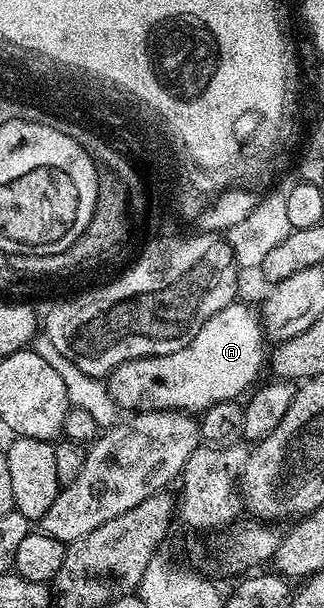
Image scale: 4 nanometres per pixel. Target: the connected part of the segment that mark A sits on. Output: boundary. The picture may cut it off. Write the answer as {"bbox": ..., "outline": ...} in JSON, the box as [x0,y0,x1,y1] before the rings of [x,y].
{"bbox":[108,302,264,414],"outline":[[[235,302],[221,310],[180,350],[163,356],[145,356],[121,364],[114,369],[108,377],[110,396],[119,409],[130,408],[131,413],[135,412],[159,412],[160,410],[181,410],[191,414],[201,414],[214,404],[225,400],[238,400],[243,394],[249,393],[255,387],[254,379],[258,371],[264,368],[264,352],[262,356],[262,340],[264,341],[264,329],[259,317],[250,308],[245,308],[241,302]]]}

